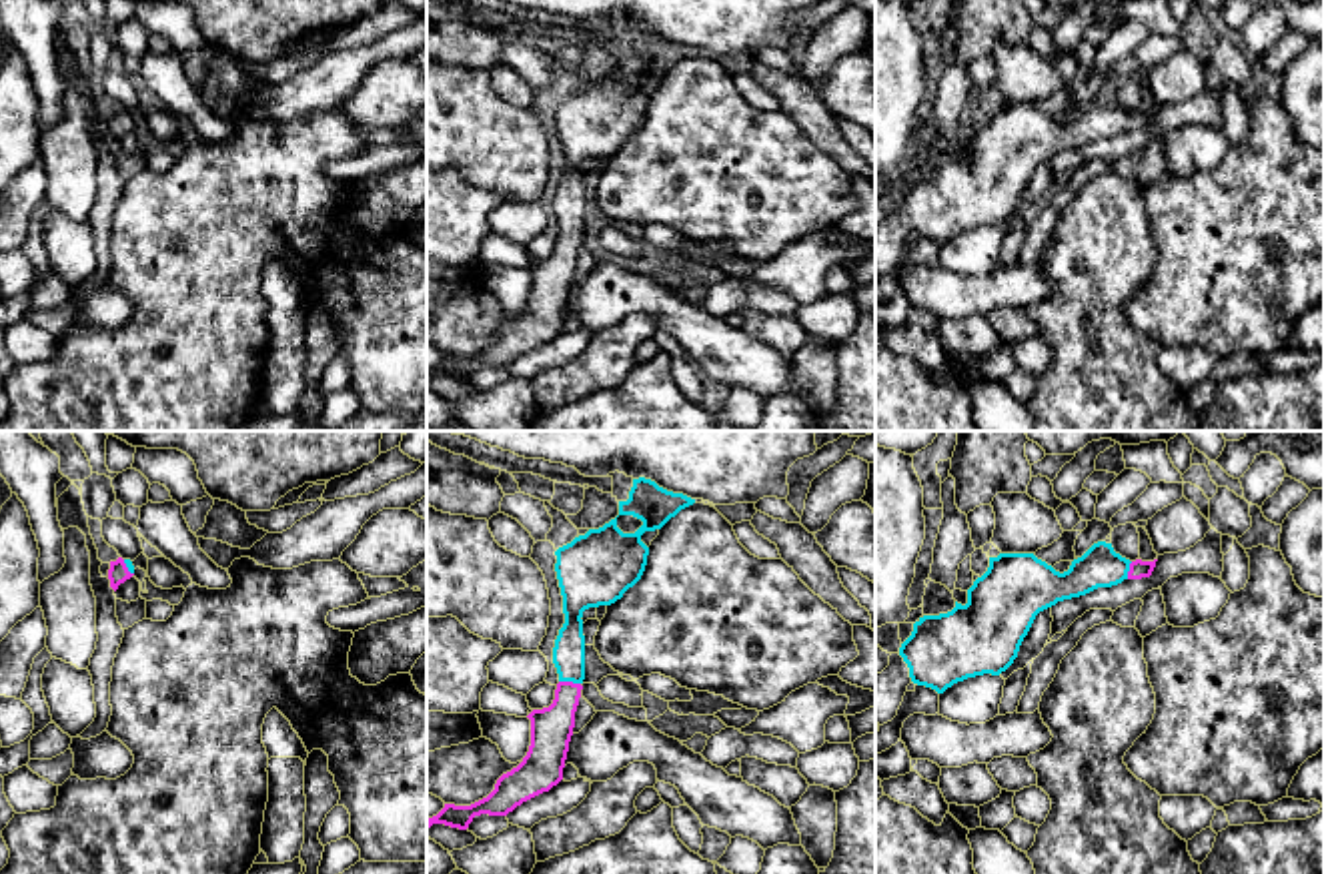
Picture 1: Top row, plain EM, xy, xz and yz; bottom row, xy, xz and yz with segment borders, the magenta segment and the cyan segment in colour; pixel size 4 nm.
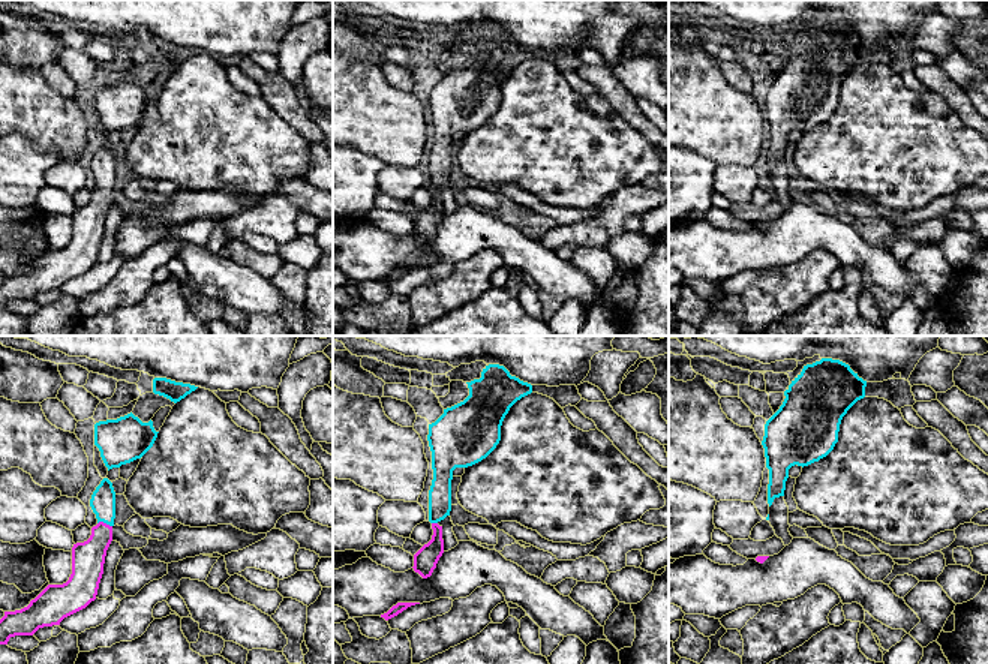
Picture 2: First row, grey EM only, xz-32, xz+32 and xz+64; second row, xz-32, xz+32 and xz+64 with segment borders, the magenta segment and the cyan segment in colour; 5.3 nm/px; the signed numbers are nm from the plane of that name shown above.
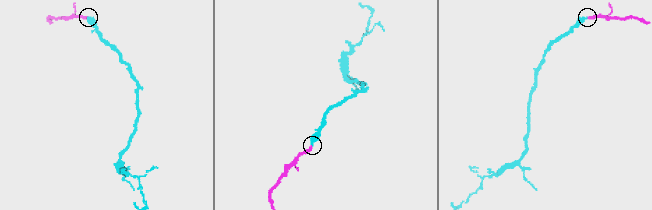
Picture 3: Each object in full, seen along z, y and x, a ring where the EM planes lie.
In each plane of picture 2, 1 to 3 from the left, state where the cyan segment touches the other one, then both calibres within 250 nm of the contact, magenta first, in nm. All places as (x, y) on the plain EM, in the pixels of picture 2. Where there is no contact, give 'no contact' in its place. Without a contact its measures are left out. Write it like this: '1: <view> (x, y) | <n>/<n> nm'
1: xz-32 (105, 188) | 180/140 nm
2: xz+32 (435, 188) | 130/130 nm
3: no contact

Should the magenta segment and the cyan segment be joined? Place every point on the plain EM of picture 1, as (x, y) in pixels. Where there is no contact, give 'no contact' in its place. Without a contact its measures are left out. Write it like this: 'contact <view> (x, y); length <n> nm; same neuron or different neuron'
contact xz (569, 233); length 90 nm; same neuron

